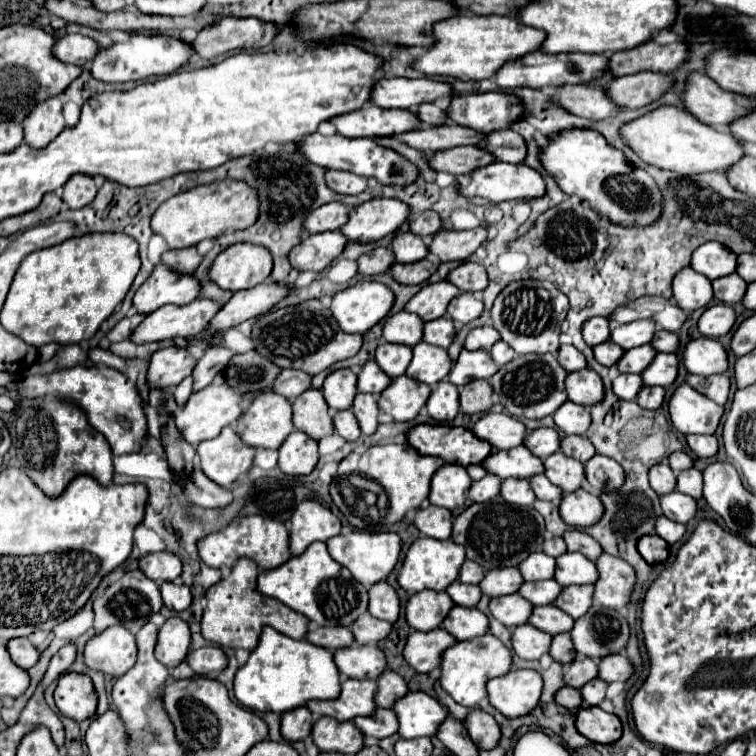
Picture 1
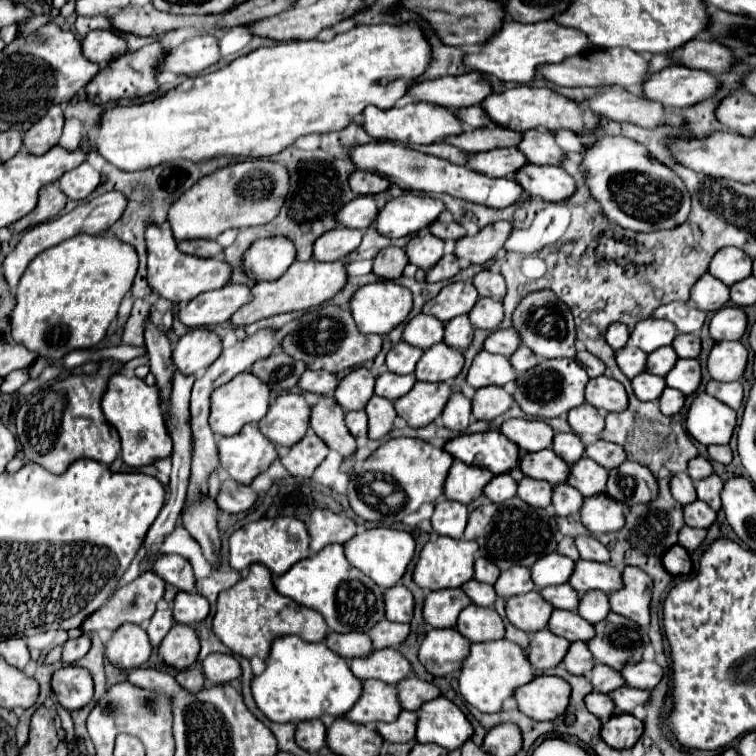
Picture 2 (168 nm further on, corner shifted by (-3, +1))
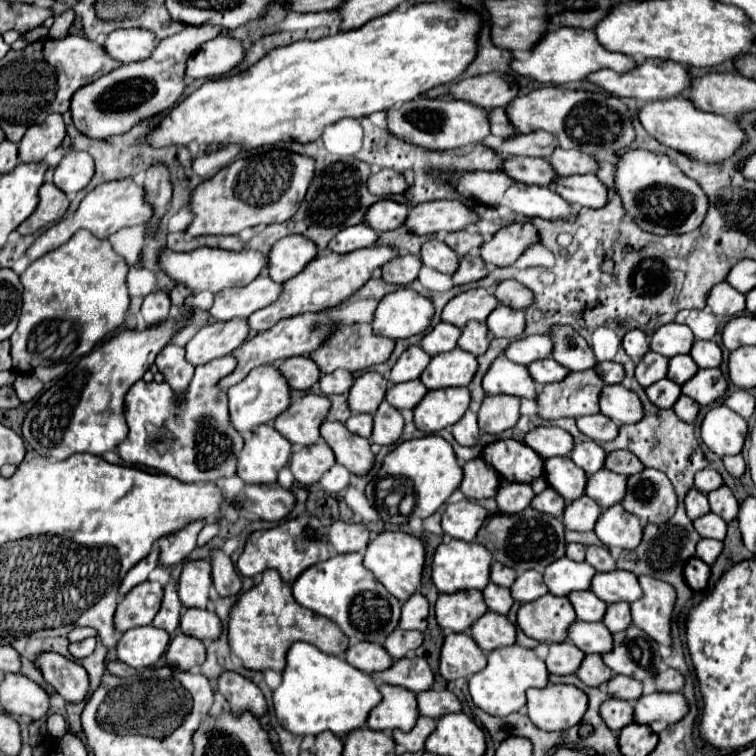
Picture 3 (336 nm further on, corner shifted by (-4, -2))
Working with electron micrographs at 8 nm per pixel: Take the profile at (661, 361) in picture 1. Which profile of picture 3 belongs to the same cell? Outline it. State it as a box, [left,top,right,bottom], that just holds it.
[681,368,727,406]

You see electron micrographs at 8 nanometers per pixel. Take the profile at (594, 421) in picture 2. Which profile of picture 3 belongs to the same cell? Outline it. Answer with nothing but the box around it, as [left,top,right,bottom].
[577,414,617,442]

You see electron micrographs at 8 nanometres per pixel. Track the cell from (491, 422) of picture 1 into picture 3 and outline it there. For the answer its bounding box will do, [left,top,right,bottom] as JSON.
[523,426,573,460]

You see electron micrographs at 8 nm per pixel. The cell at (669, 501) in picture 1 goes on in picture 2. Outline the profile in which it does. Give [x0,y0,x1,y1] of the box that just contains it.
[684,501,716,529]

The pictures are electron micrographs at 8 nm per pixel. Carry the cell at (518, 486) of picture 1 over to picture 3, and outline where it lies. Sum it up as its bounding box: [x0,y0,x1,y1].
[531,488,565,516]

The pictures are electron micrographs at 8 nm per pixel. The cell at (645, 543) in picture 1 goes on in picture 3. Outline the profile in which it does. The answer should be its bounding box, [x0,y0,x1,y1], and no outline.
[683,558,709,590]

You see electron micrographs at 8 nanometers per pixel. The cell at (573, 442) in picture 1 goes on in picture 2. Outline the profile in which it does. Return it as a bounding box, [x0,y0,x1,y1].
[586,439,626,469]

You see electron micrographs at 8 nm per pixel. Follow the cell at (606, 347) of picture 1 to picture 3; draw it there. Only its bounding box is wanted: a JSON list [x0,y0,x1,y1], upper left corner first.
[635,352,669,388]

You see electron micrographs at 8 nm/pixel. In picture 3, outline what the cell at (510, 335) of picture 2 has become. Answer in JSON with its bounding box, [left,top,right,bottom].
[503,336,553,366]

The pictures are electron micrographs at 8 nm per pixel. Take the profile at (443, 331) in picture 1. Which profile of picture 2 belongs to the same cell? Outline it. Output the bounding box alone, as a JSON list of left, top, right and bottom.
[444,315,474,351]

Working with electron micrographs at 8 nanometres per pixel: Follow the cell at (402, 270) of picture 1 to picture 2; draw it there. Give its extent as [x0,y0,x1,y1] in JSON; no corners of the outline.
[426,253,460,283]

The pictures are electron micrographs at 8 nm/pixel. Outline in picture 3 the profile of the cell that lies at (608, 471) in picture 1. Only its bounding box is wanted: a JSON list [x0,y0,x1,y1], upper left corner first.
[621,468,677,526]

